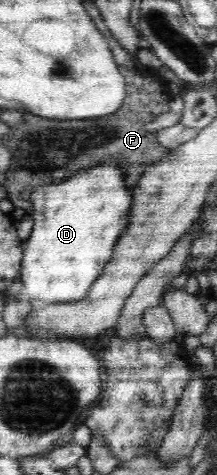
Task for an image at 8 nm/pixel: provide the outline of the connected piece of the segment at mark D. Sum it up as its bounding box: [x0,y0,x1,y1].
[17,163,133,304]

